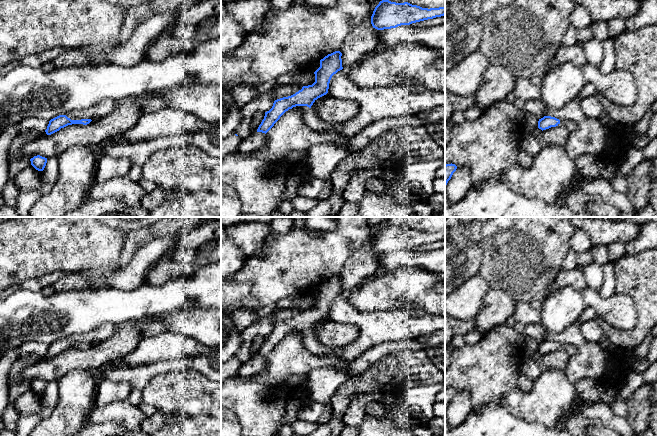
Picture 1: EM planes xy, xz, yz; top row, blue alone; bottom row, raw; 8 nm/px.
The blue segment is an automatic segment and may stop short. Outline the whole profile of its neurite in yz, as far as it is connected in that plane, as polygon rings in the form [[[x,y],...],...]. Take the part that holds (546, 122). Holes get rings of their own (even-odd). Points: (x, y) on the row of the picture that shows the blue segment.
[[[544,116],[538,121],[538,128],[543,130],[549,129],[551,127],[556,127],[559,125],[564,125],[568,128],[569,132],[572,132],[576,129],[577,125],[574,121],[565,121],[559,120],[555,117]]]

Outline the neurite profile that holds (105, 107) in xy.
[[[102,100],[96,105],[86,109],[76,109],[69,112],[66,116],[71,120],[81,119],[96,119],[98,117],[105,116],[114,111],[116,107],[116,101],[113,100]]]

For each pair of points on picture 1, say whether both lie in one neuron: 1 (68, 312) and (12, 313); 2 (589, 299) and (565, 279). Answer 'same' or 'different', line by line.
1: same
2: different

